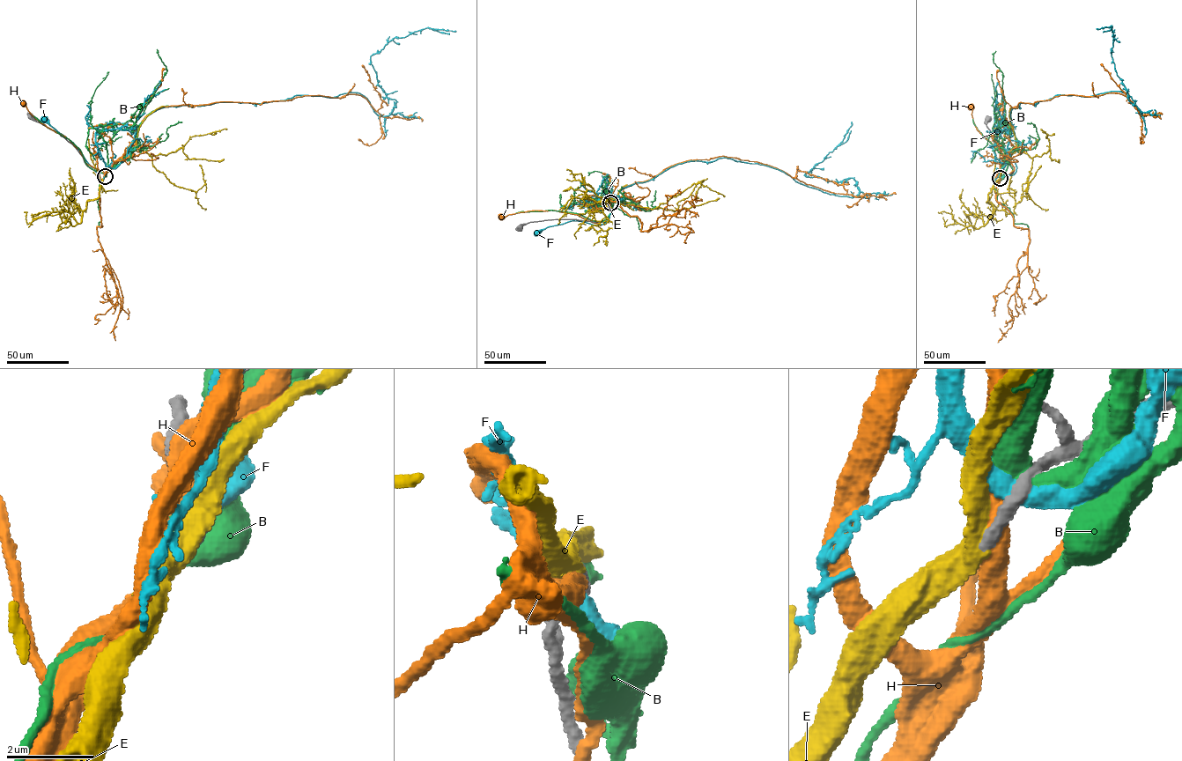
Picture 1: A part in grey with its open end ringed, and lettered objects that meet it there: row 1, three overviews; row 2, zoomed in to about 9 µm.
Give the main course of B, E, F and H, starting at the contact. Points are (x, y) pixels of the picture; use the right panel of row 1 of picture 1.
B: (1001, 176), (1008, 158), (1001, 145), (1005, 103), (1002, 73), (993, 59), (995, 51)
E: (1000, 179), (1005, 160), (1016, 148), (1032, 159), (1024, 191), (1027, 192), (1029, 183), (1041, 166)
F: (1001, 177), (1005, 173), (1013, 175), (1016, 167), (1002, 145), (1000, 123)
H: (1000, 178), (1014, 170), (1014, 166), (977, 129), (970, 107)

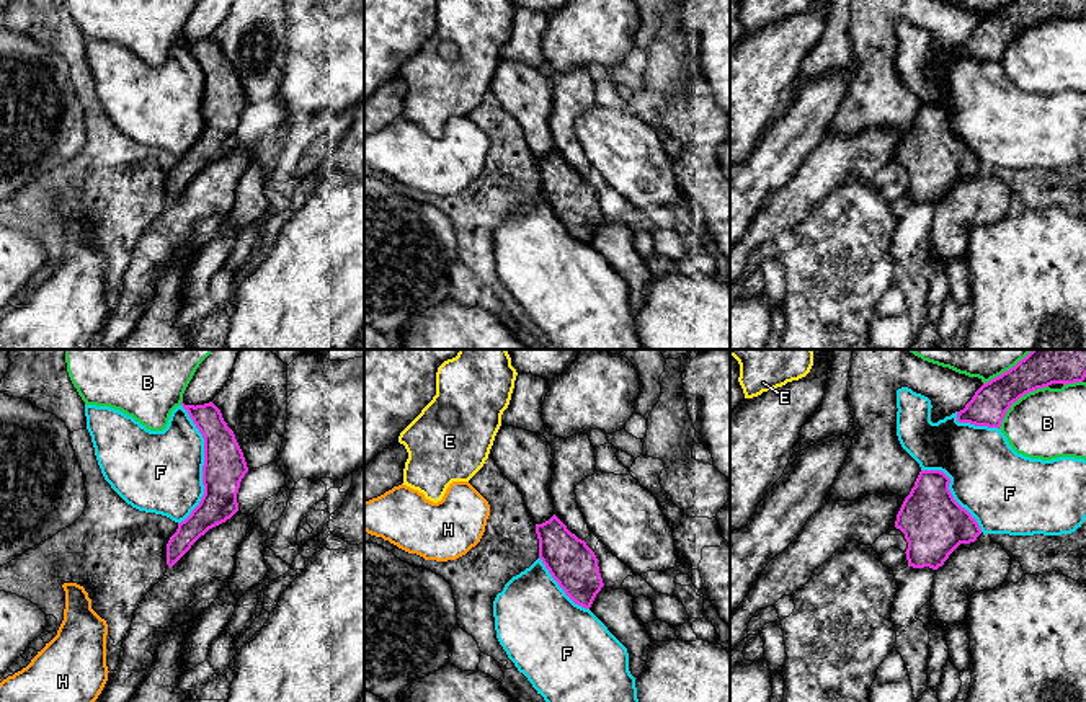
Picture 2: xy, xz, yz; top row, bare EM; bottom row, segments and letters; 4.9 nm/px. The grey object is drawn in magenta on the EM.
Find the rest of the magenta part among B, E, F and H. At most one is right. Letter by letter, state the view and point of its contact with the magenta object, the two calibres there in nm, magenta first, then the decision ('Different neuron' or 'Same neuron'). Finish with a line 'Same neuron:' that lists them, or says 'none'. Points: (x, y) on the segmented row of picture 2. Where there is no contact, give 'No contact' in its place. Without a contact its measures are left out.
B: Touches magenta at yz (1018, 399). Thickness 220 nm (magenta) against 360 nm. Different neuron
E: No contact. Same neuron
F: Touches magenta at xy (204, 464). Thickness 200 nm (magenta) against 400 nm. Different neuron
H: No contact. Different neuron
Same neuron: E

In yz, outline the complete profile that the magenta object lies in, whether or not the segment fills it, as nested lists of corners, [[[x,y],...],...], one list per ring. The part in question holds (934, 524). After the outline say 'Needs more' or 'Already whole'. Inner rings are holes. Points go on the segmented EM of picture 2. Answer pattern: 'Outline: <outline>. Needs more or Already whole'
Outline: [[[921,470],[897,514],[895,527],[908,542],[908,566],[937,570],[960,544],[981,534],[977,519],[954,500],[949,483],[941,470]]]. Already whole

